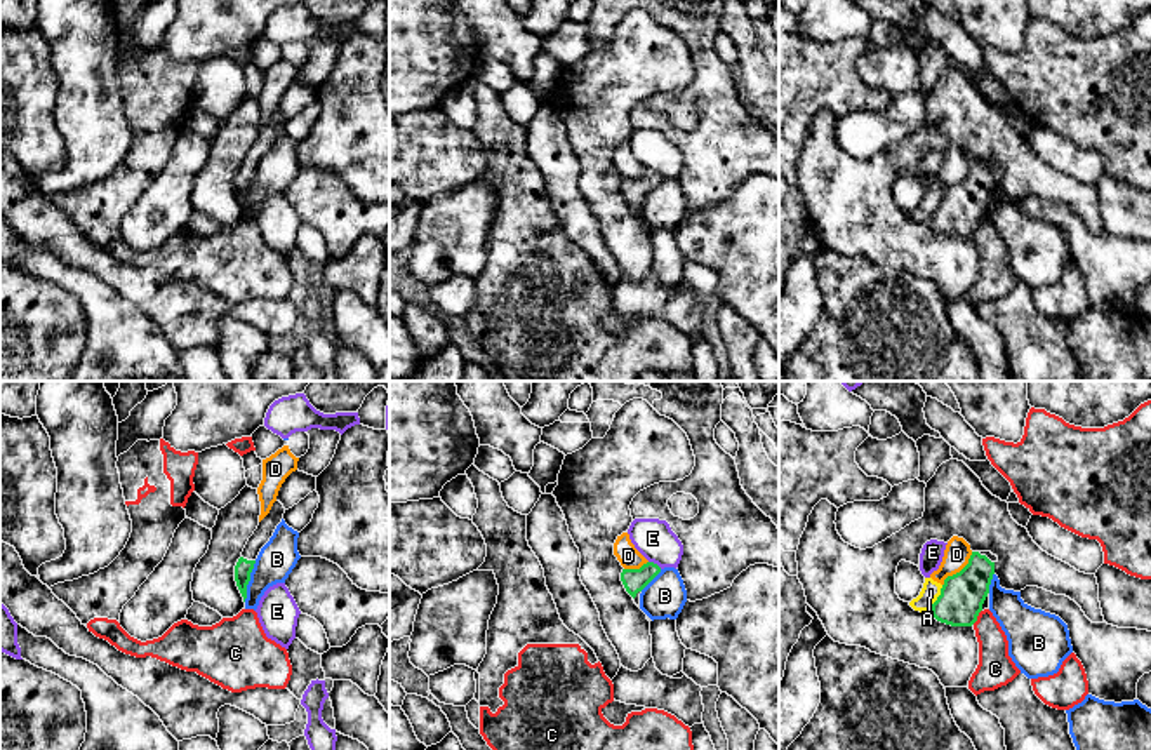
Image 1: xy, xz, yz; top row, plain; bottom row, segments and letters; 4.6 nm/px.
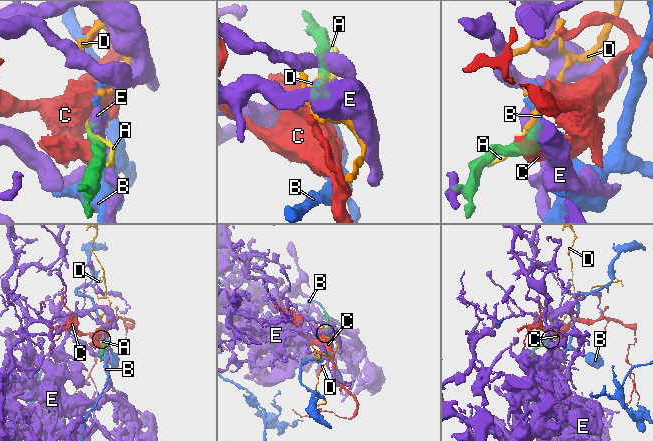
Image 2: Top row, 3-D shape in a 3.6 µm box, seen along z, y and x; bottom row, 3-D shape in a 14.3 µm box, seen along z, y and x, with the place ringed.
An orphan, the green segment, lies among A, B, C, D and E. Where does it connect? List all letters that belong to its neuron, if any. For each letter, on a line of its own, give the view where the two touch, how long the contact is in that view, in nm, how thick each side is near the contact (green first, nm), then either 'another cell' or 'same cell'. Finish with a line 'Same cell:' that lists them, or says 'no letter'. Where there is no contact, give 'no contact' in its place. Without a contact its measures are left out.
A: meets green in yz; contact 130 nm long; 200 nm thick on the green side, 90 nm on the other; another cell
B: meets green in xy; contact 200 nm long; 80 nm thick on the green side, 170 nm on the other; another cell
C: meets green in yz; contact 80 nm long; 200 nm thick on the green side, 160 nm on the other; another cell
D: meets green in yz; contact 220 nm long; 200 nm thick on the green side, 120 nm on the other; another cell
E: meets green in xz; contact 70 nm long; 110 nm thick on the green side, 180 nm on the other; another cell
Same cell: no letter

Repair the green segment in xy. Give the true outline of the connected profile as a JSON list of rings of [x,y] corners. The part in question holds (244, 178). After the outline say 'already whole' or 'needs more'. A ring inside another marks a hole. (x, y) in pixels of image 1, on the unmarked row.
[[[275,111],[269,124],[259,132],[254,144],[249,148],[242,167],[238,169],[235,176],[235,191],[236,197],[243,207],[243,212],[247,209],[247,195],[250,191],[250,183],[254,179],[256,169],[261,162],[261,158],[269,151],[273,146],[276,136],[282,132],[285,124],[285,118],[280,111]]]; needs more

